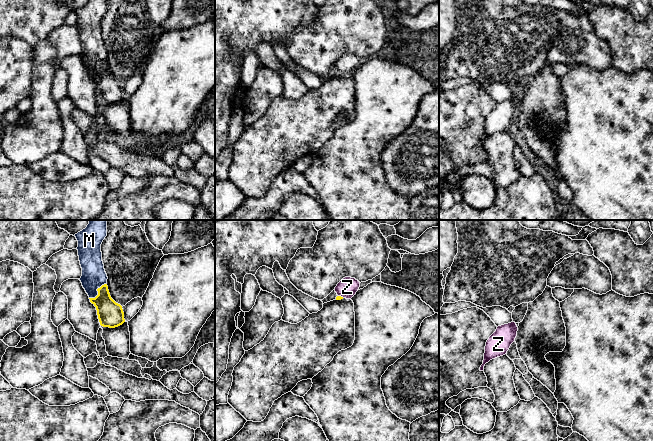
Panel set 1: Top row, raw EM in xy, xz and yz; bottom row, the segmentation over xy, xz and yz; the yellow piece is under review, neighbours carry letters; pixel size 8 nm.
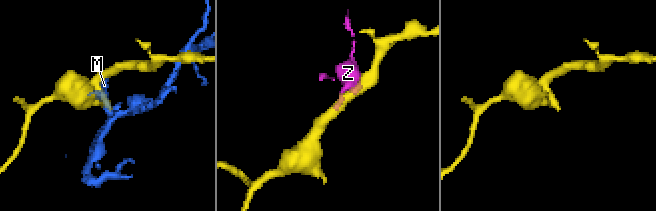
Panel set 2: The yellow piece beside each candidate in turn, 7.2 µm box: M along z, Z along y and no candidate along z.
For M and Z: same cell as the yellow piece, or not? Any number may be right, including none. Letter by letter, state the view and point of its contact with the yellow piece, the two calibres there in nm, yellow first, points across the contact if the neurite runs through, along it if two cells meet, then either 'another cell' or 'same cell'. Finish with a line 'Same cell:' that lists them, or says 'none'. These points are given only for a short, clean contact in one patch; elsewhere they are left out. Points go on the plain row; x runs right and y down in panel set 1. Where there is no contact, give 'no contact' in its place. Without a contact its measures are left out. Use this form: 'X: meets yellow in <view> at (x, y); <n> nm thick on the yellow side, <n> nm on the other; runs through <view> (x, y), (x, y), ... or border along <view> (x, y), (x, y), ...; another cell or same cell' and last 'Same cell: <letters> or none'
M: meets yellow in xy at (98, 68); 200 nm thick on the yellow side, 190 nm on the other; another cell
Z: meets yellow in xz at (340, 72); 30 nm thick on the yellow side, 160 nm on the other; runs through xz (338, 73), (340, 72), (347, 63); same cell
Same cell: Z

